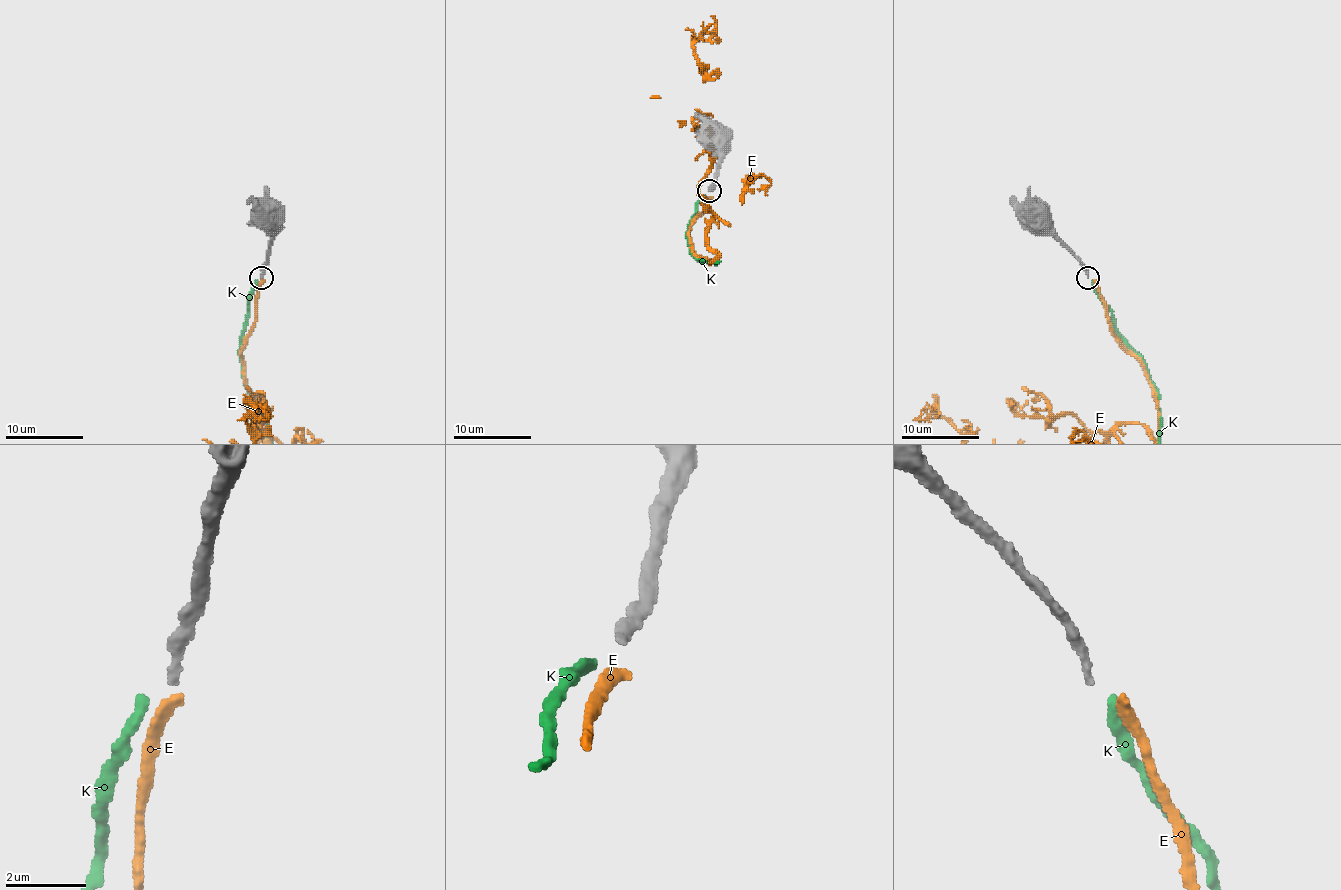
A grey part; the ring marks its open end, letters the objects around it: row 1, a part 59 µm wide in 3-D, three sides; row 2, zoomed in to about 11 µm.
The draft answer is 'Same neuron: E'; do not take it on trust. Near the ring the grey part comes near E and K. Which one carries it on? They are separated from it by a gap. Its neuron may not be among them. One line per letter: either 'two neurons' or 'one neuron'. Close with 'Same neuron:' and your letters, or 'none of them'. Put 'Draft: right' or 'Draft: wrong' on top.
Draft: wrong
E: two neurons
K: one neuron
Same neuron: K

